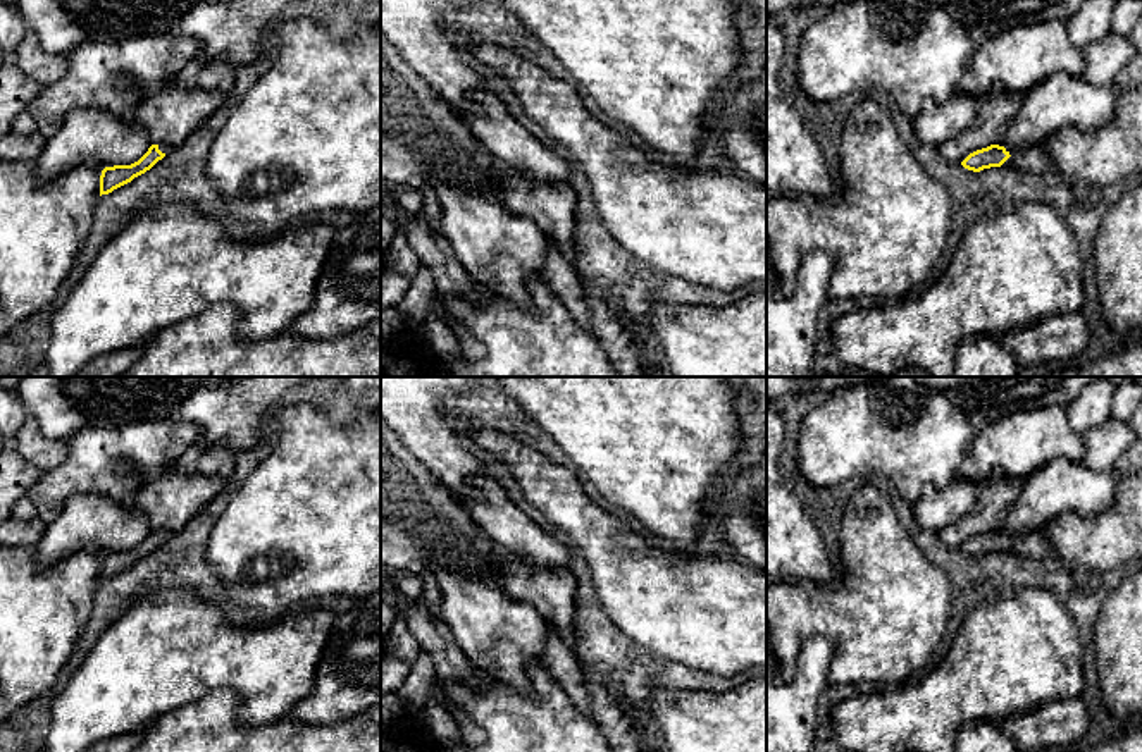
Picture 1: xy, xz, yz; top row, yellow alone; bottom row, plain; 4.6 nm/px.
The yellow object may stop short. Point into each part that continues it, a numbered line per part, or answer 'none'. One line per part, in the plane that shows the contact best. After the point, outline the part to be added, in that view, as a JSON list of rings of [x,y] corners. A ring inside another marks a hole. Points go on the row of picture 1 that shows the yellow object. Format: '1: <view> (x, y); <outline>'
1: yz (1034, 159); [[[1046,141],[1025,148],[1006,148],[1006,151],[1011,157],[1002,163],[1002,167],[1015,167],[1033,174],[1042,174],[1051,169]]]

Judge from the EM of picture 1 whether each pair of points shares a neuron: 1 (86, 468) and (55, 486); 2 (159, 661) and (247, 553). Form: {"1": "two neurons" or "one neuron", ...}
{"1": "one neuron", "2": "two neurons"}

